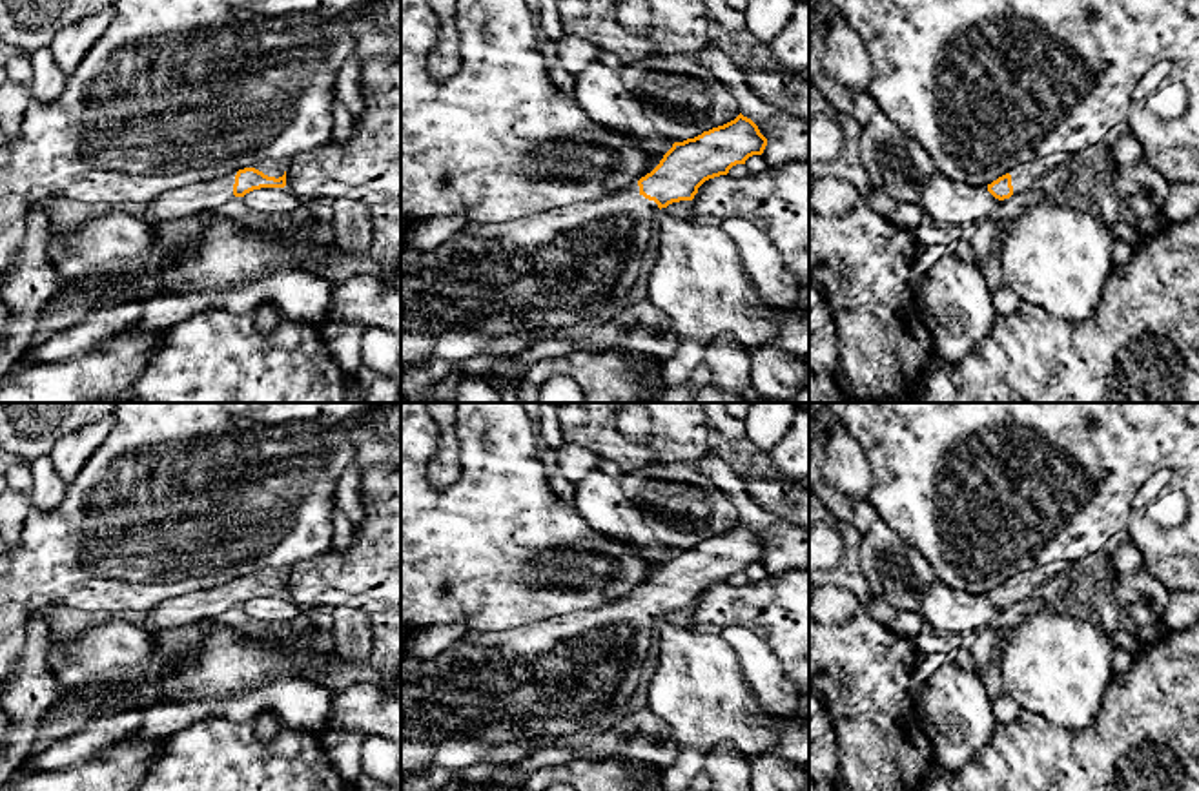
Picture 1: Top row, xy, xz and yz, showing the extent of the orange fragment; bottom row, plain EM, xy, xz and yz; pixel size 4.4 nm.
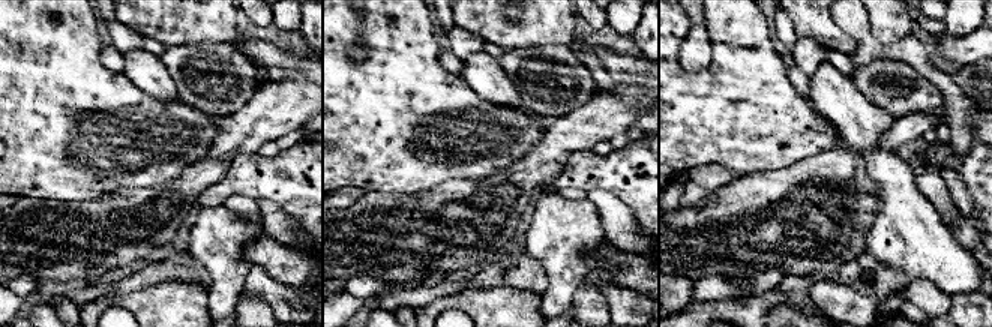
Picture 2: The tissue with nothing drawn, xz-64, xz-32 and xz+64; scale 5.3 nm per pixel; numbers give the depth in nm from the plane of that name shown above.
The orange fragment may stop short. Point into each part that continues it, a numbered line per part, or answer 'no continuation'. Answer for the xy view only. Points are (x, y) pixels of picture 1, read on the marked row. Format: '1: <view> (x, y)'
1: xy (272, 168)
2: xy (204, 197)

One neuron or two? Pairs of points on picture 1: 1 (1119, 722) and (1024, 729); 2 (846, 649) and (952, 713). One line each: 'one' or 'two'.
1: one
2: two

